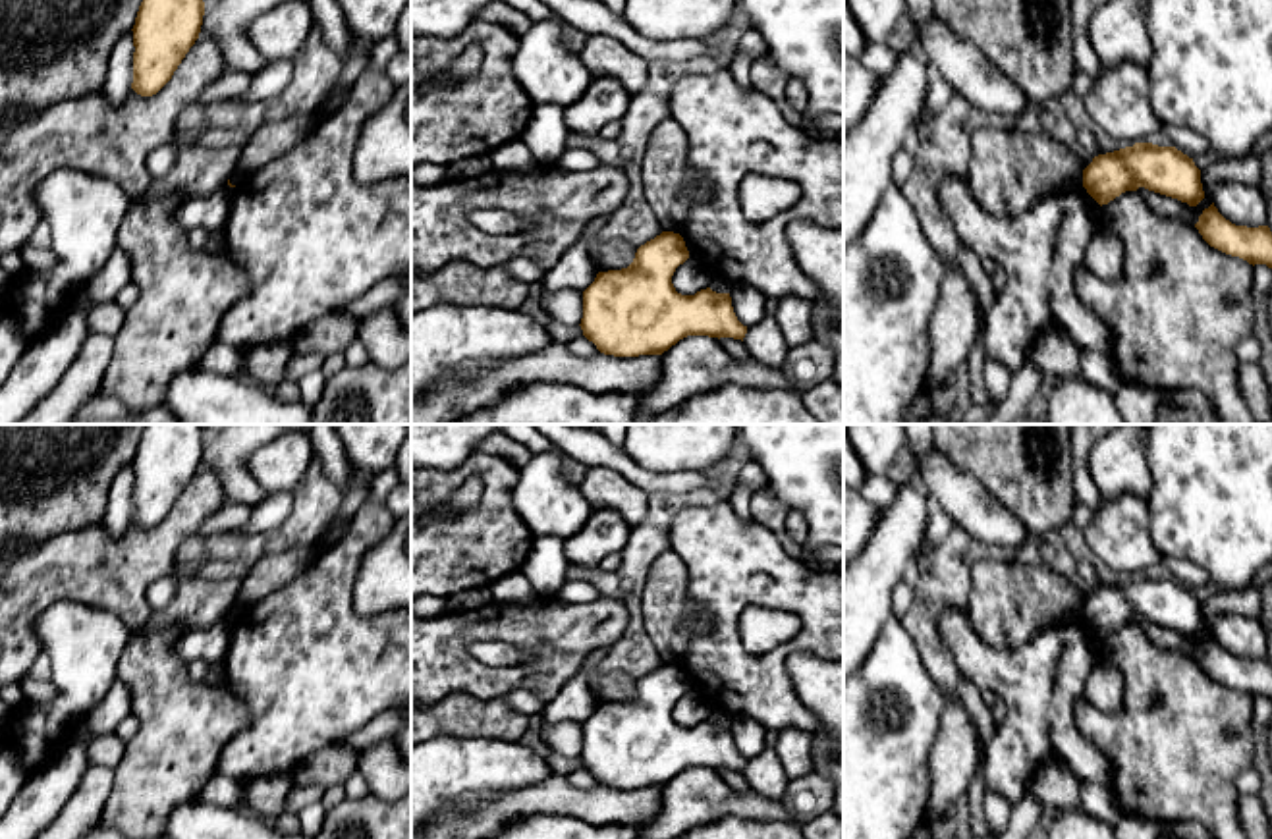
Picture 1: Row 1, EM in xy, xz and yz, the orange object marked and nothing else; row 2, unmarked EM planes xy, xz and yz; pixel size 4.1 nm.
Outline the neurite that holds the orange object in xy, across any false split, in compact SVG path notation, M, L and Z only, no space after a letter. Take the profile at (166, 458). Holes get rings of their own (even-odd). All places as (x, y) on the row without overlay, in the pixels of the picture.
M145 424L133 457L133 515L141 528L156 527L201 465L203 424Z

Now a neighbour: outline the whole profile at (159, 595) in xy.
M166 573L152 581L147 588L147 602L154 613L162 613L172 602L178 590L178 579L172 573Z

